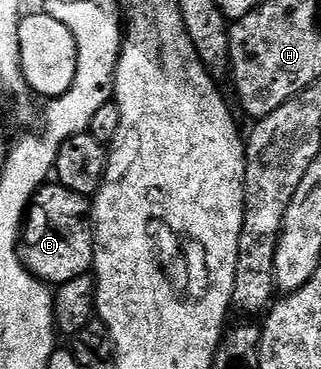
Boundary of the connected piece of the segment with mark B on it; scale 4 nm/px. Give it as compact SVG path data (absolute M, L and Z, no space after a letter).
M41 187L32 196L22 224L24 266L45 284L59 285L69 283L79 275L89 274L93 270L95 258L94 224L90 218L89 200L69 187Z

